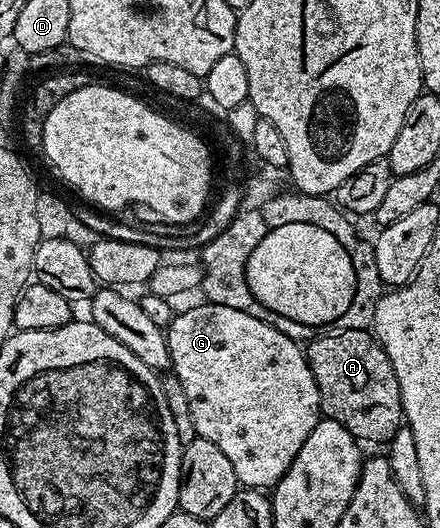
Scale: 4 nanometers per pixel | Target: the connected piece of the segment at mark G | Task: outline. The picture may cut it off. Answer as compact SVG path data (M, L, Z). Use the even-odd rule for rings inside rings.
M218 301L201 302L197 307L188 307L181 315L174 316L172 324L166 327L168 355L173 370L176 369L176 379L184 390L192 423L201 440L218 445L218 449L230 457L237 484L271 489L288 472L298 449L302 449L306 437L321 418L318 385L308 368L302 347L290 336L283 335L279 326L272 326ZM260 363L264 363L264 376L256 380L260 375Z

